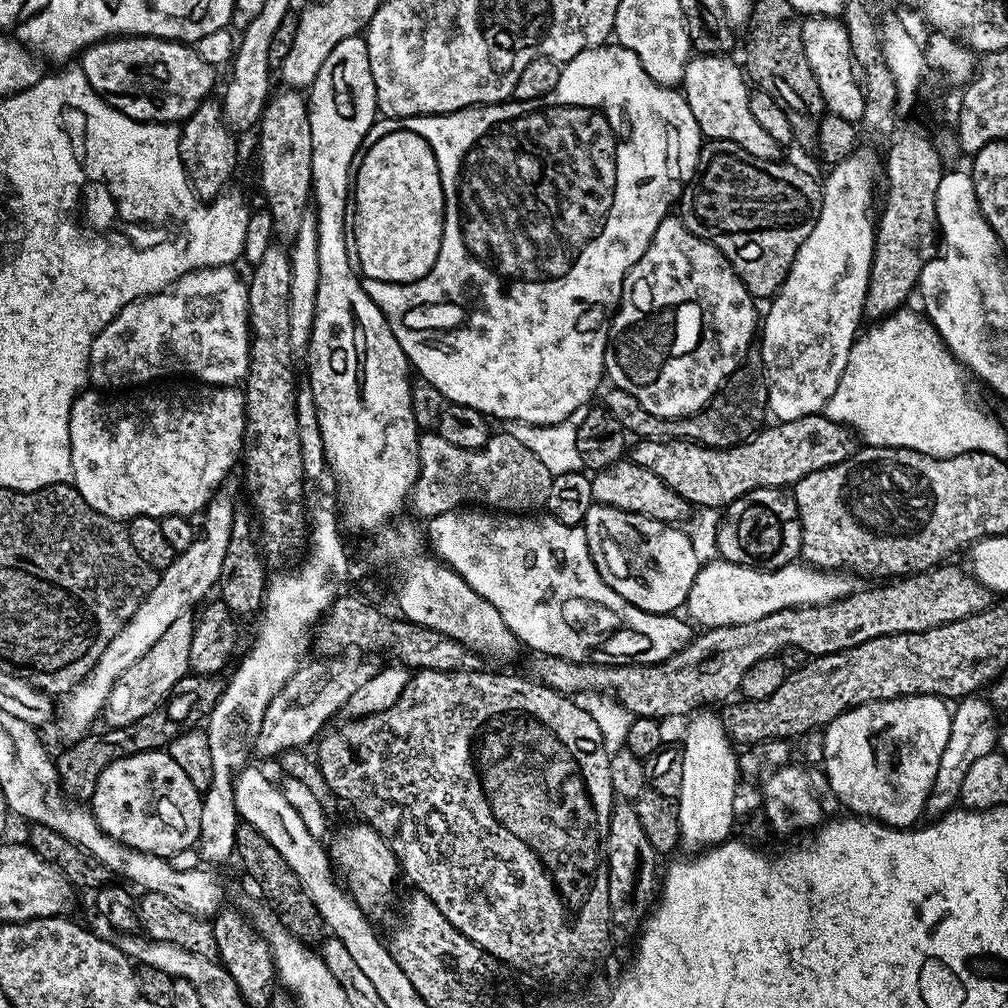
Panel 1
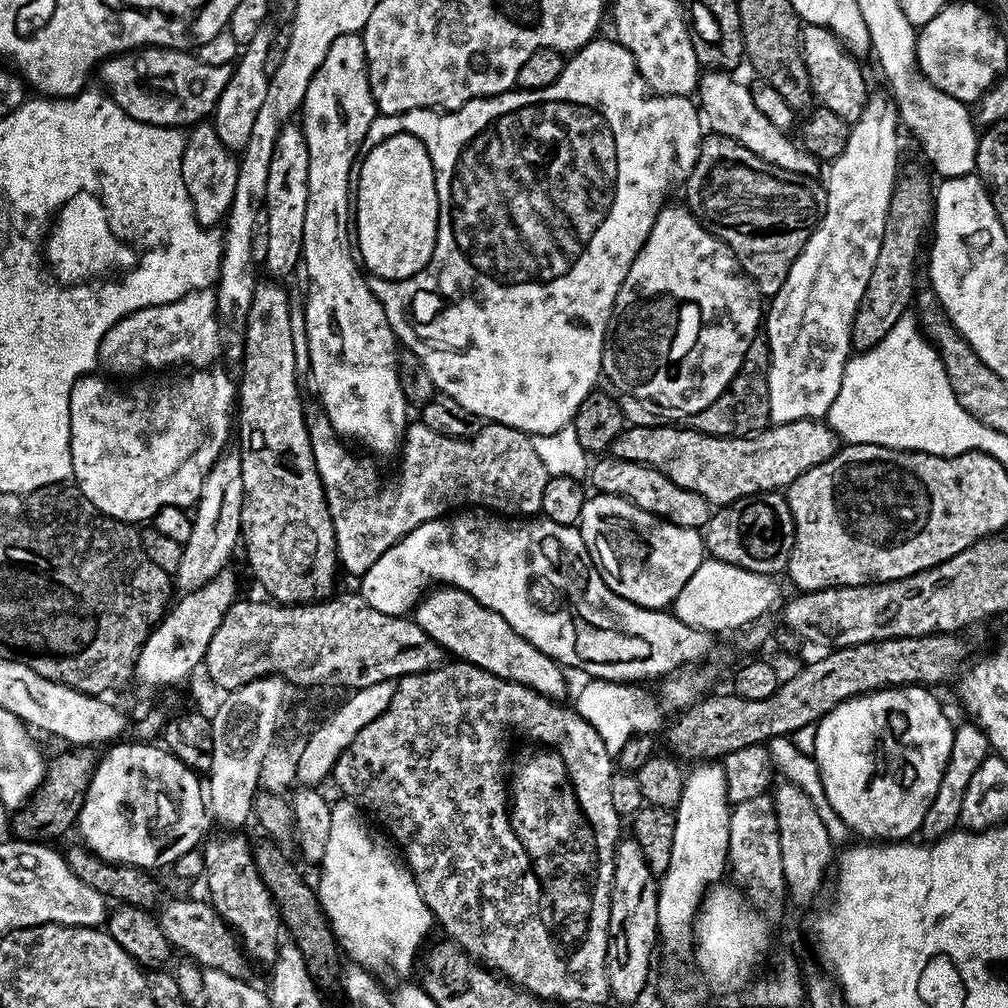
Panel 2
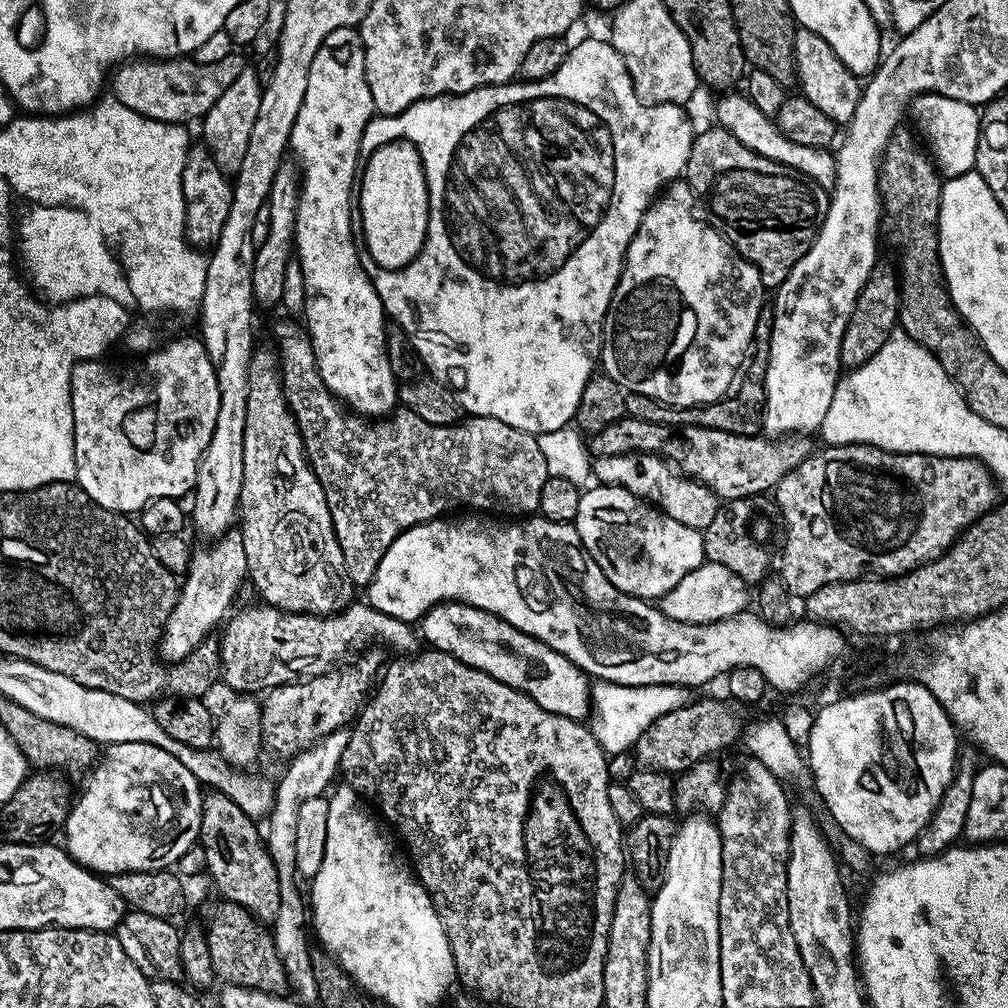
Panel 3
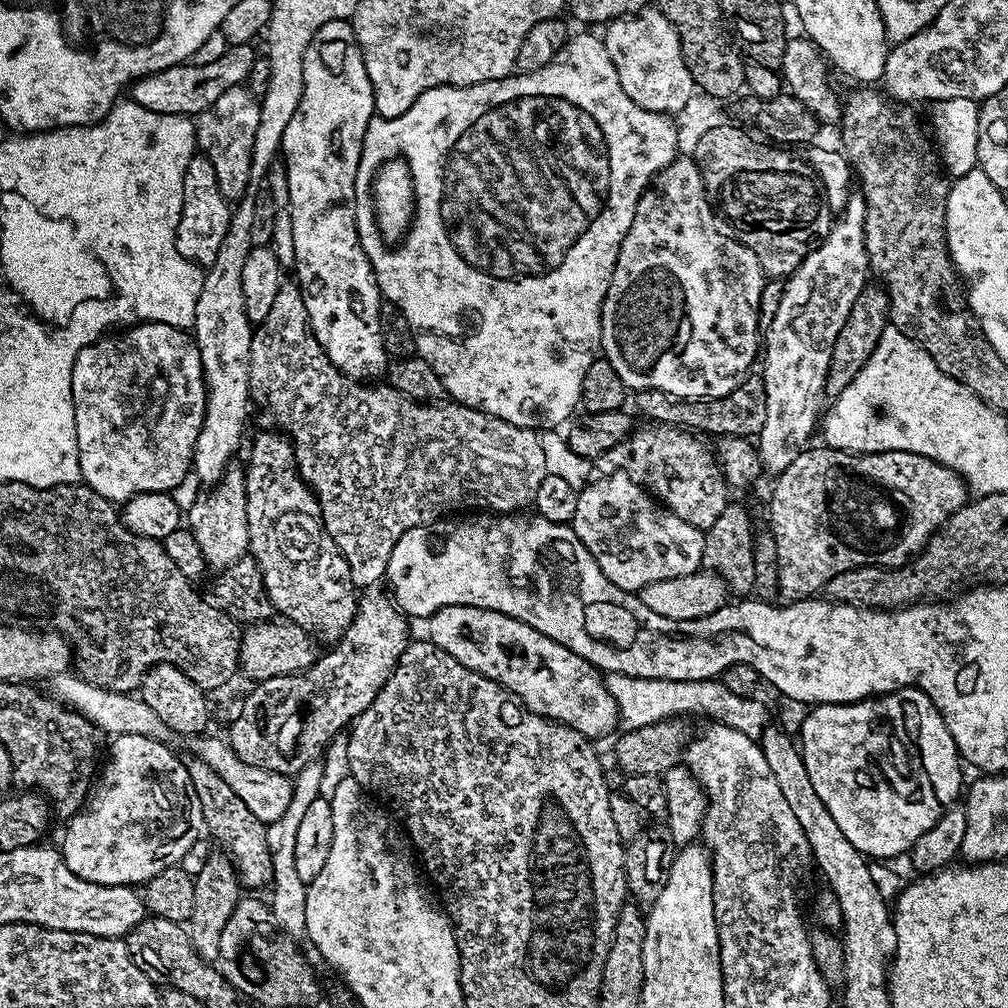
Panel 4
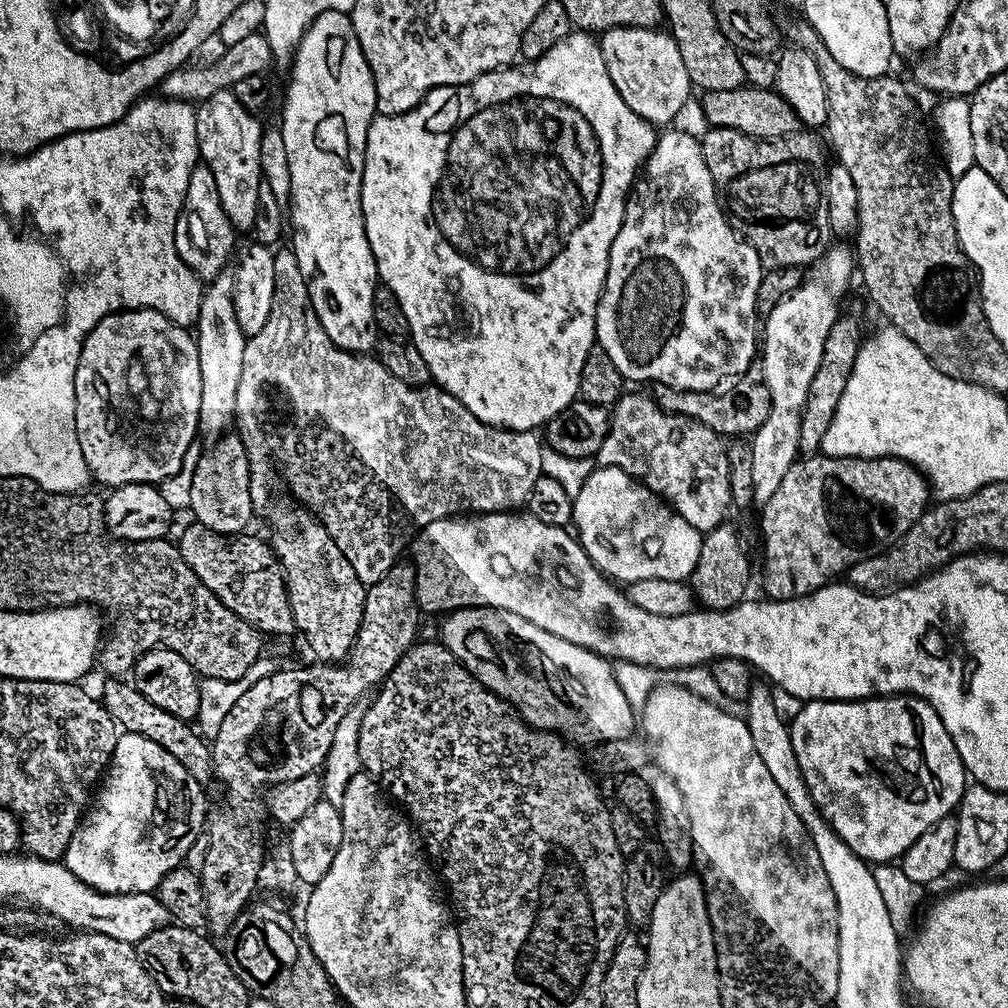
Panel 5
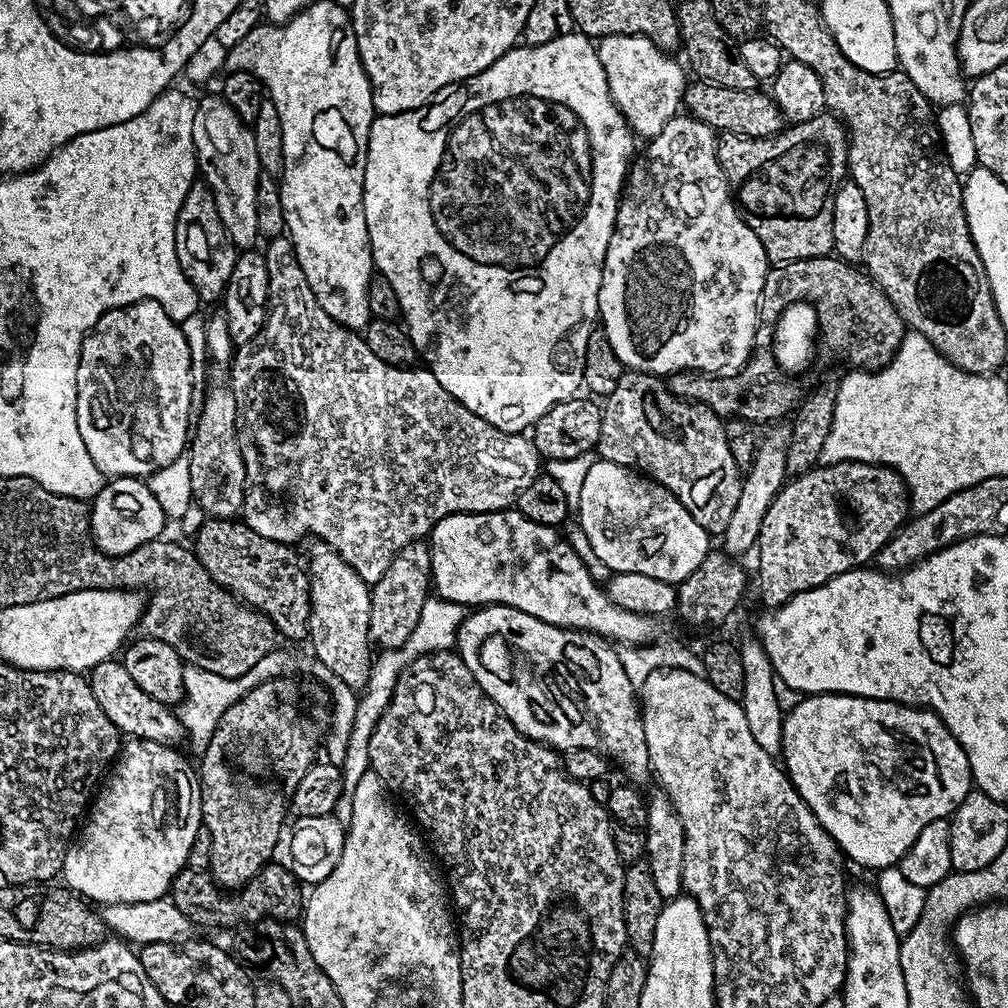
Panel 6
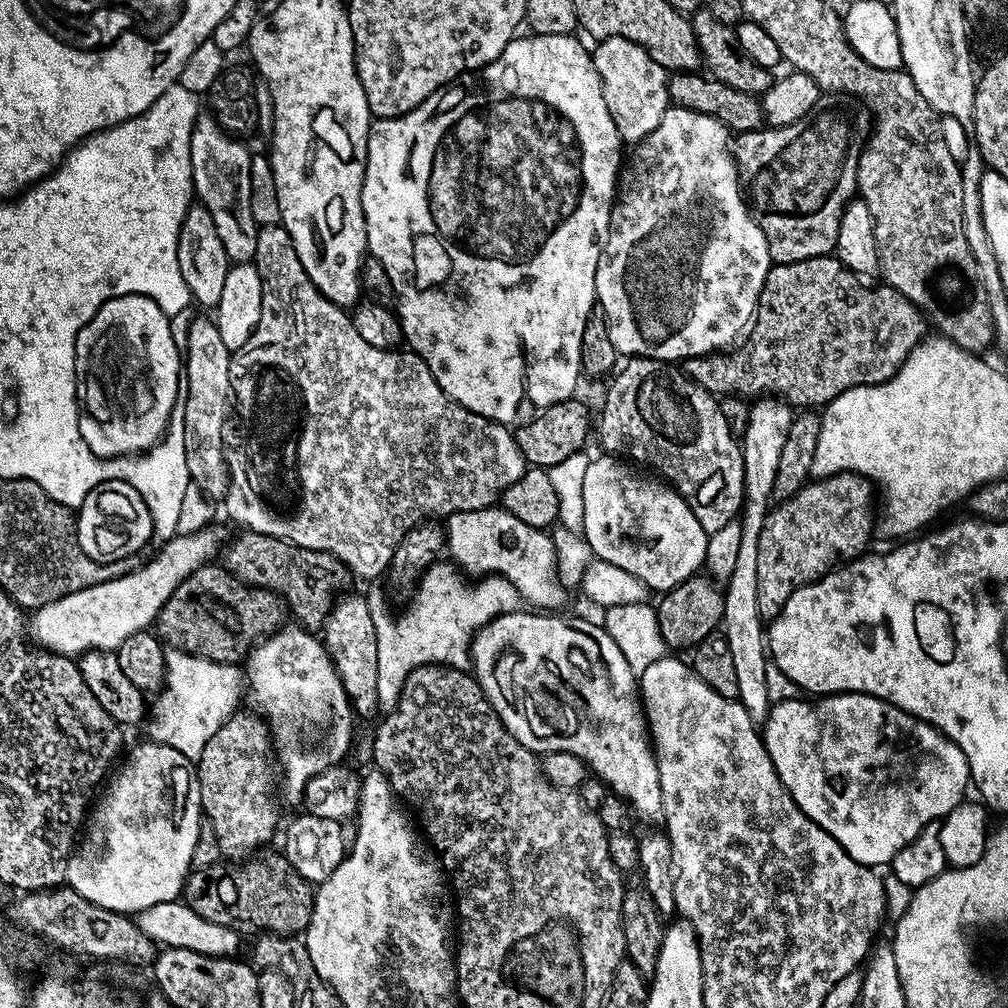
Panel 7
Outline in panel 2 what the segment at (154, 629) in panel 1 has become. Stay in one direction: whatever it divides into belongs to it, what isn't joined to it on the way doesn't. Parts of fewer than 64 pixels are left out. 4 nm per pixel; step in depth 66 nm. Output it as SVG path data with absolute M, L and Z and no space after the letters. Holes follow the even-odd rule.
M236 450L225 451L224 455L214 462L210 474L206 474L206 482L202 482L202 494L194 505L194 515L192 516L192 529L190 538L181 547L178 570L174 573L174 584L181 593L194 591L202 587L208 580L214 578L219 572L225 569L232 556L232 551L238 548L242 540L240 531L240 519L242 518L242 466L240 465L240 453Z

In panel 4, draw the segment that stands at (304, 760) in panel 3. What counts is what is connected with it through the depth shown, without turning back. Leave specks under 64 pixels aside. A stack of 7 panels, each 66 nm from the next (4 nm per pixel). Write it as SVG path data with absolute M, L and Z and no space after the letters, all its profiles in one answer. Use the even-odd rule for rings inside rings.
M316 761L296 773L292 780L293 796L290 805L280 819L266 827L268 848L270 858L272 858L273 878L271 885L272 890L274 890L272 900L270 899L270 907L275 920L279 922L280 928L297 942L303 941L307 937L305 928L306 894L308 890L307 885L299 877L298 870L295 869L295 837L298 835L299 823L302 822L307 807L310 806L312 801L319 799L323 770L323 765Z

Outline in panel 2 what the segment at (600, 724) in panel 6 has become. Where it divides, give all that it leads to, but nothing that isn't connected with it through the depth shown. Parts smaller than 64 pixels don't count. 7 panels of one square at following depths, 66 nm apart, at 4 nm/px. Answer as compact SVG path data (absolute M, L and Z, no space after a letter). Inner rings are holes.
M436 586L421 599L414 609L414 619L430 638L434 638L445 653L454 655L463 663L473 664L503 680L525 684L544 696L560 698L564 692L565 669L522 638L494 610L482 606L461 588Z

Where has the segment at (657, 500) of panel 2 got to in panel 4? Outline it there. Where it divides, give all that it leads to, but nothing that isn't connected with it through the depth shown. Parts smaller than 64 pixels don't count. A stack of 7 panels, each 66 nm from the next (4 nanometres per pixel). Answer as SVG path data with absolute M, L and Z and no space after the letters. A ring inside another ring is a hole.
M649 423L646 427L637 427L618 446L606 450L594 462L597 473L613 476L616 472L625 472L635 484L648 489L665 508L670 509L682 522L706 530L714 526L714 521L726 510L730 502L730 489L724 481L724 473L713 449L703 444L699 435L683 428L674 428L670 424Z

